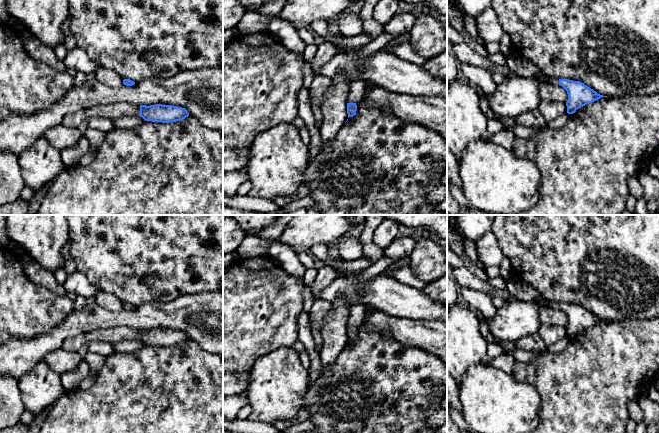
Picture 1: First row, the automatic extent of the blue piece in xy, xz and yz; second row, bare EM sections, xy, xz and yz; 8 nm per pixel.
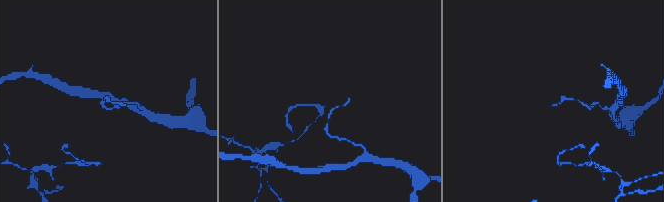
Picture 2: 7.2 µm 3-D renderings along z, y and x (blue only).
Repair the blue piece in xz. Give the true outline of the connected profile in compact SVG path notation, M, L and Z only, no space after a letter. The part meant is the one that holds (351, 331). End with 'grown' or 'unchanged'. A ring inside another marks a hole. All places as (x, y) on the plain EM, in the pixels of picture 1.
M356 303L349 307L349 319L347 323L348 342L353 341L356 338L356 327L362 324L365 318L365 312L365 306L361 303Z; grown

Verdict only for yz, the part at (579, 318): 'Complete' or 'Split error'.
Split error

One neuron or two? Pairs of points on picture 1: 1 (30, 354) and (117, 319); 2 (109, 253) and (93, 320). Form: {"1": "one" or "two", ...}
{"1": "one", "2": "two"}

